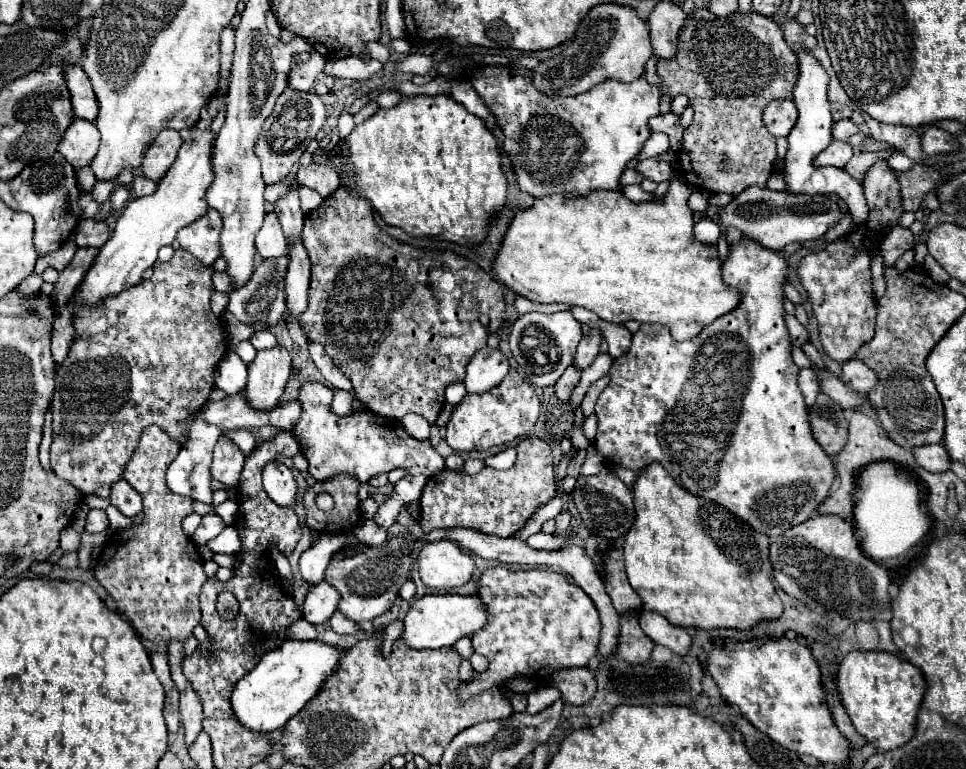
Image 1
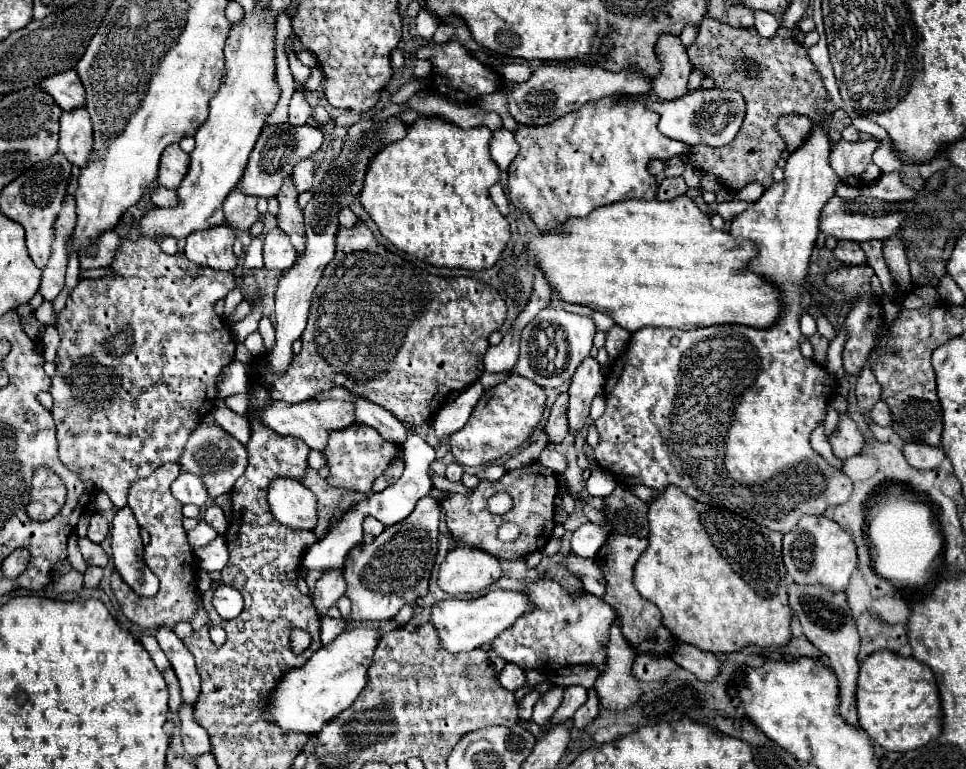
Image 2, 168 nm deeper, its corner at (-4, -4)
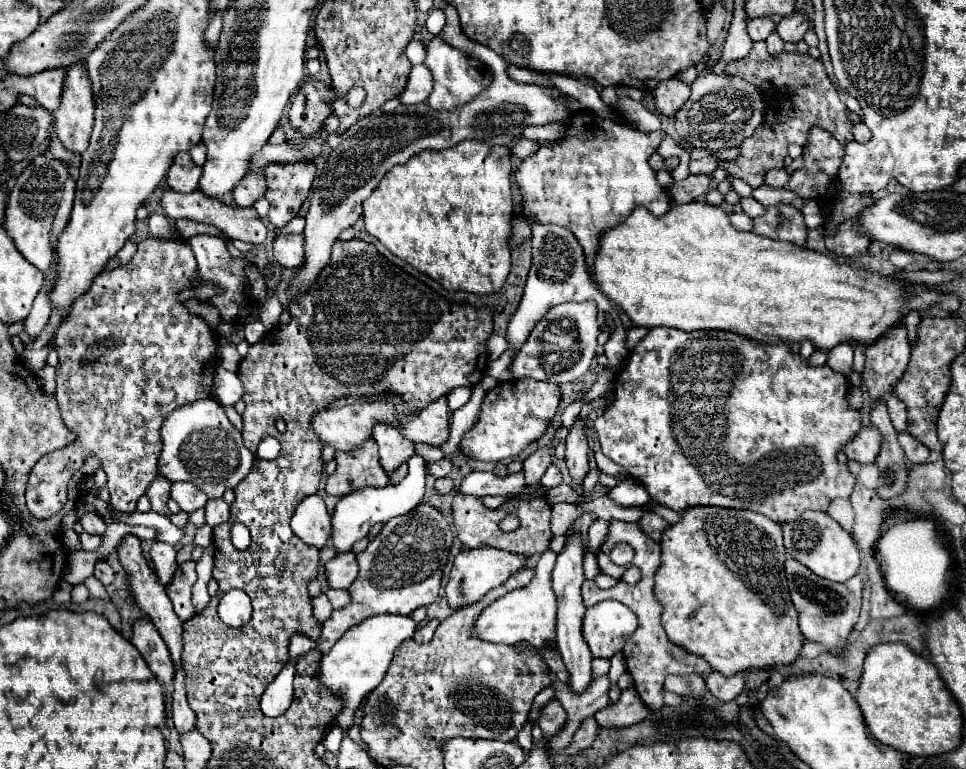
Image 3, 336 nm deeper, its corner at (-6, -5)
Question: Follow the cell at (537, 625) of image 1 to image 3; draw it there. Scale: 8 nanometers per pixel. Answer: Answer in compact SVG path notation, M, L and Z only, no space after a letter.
M603 601L589 607L583 619L583 637L593 657L611 659L619 653L627 637L637 629L637 615L619 601Z

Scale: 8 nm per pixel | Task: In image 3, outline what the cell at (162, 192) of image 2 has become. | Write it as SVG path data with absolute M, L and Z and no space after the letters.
M173 189L163 191L161 207L163 207L165 215L171 217L171 219L175 219L175 221L177 221L177 219L193 219L193 221L199 221L199 223L211 223L211 225L215 225L217 229L221 229L227 237L237 237L237 239L241 239L241 241L245 241L245 243L251 243L251 245L261 245L261 243L265 243L267 229L265 229L261 217L259 217L253 207L229 207L229 205L221 203L221 201L215 199L215 197L207 197L207 195L201 193L201 191L177 193L177 191L173 191Z

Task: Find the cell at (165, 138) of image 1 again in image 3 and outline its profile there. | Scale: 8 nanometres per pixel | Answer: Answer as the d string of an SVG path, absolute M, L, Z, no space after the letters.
M179 153L167 173L167 185L179 193L193 193L199 189L201 167L191 161L189 153Z

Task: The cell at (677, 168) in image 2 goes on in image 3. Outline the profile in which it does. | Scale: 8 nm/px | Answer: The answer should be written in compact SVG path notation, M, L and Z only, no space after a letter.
M691 147L691 163L689 163L691 173L711 175L717 169L717 165L719 165L719 159L715 157L715 153L711 153L707 149Z

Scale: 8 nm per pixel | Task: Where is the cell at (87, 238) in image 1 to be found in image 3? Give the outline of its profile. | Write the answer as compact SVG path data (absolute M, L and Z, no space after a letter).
M145 239L137 245L137 253L133 255L133 259L123 265L123 267L117 267L113 271L103 271L91 285L91 289L81 295L73 309L71 309L71 315L67 317L67 321L63 321L57 329L57 335L55 335L55 349L59 353L59 365L55 367L57 369L57 401L59 401L59 409L61 409L61 417L65 421L65 425L77 435L77 441L73 445L67 445L65 449L57 449L57 451L51 451L49 455L45 455L37 461L37 465L33 467L29 476L29 483L26 486L26 505L29 507L29 513L37 519L49 519L53 517L55 513L59 513L63 509L63 503L67 501L67 483L69 479L73 477L73 473L83 465L85 457L87 455L97 455L101 459L101 467L103 471L107 473L107 487L109 487L109 493L111 493L111 499L109 499L109 505L119 511L119 513L133 513L135 507L137 507L137 501L139 497L147 491L147 487L151 485L151 481L155 481L157 477L157 459L161 455L161 437L159 437L159 431L161 431L161 423L163 419L175 411L177 407L183 407L187 403L193 403L201 397L211 397L211 383L213 383L213 371L215 371L215 351L217 351L217 341L215 337L211 335L207 323L195 315L189 315L185 305L179 305L177 303L177 293L187 289L191 281L195 281L197 277L197 267L195 267L195 257L191 253L191 247L183 241L183 239Z

